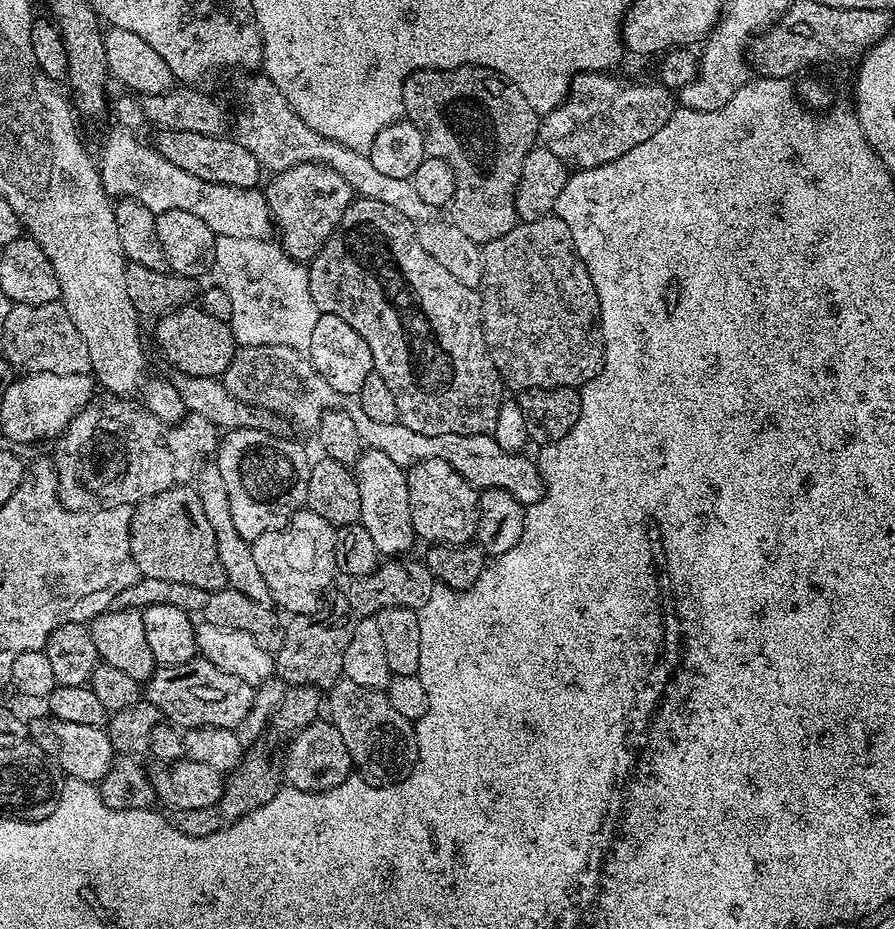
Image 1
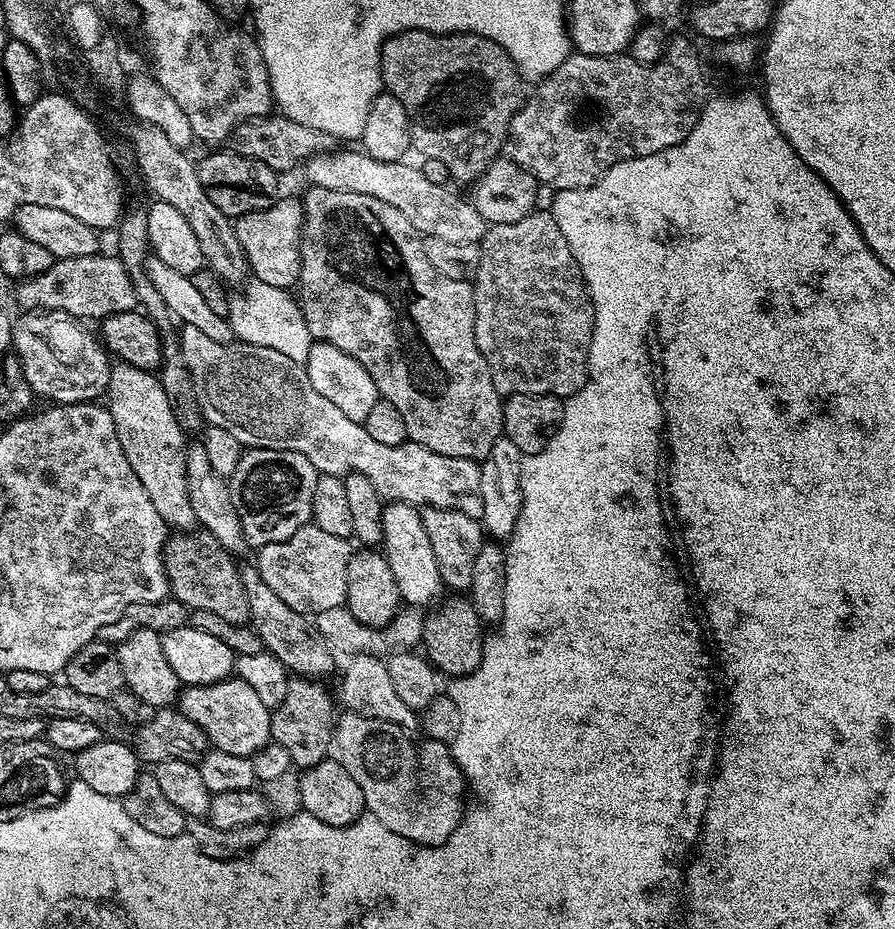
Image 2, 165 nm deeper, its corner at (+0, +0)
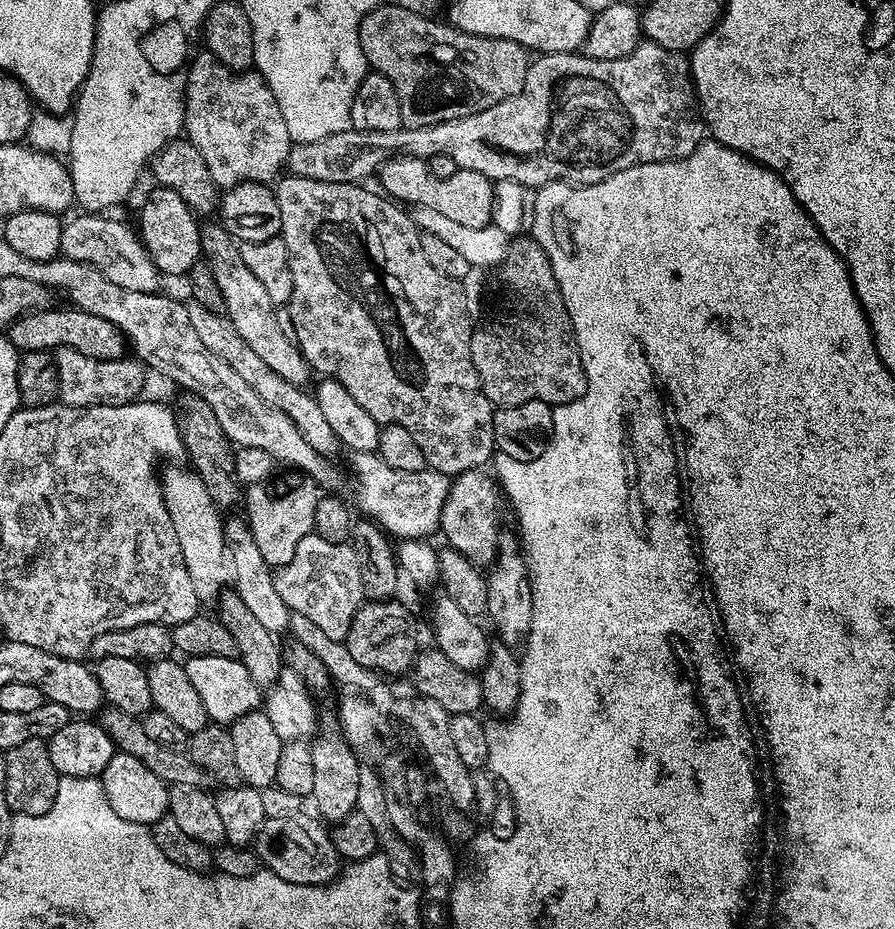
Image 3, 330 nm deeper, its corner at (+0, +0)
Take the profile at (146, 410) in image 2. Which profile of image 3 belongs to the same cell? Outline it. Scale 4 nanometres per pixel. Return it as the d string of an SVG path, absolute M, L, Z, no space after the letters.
M168 468L165 472L163 469L159 477L160 489L170 522L174 522L174 534L178 534L178 546L182 546L182 562L186 562L194 594L198 594L201 602L215 601L230 580L228 545L224 539L225 523L220 518L221 509L213 504L206 486L202 486L202 478L184 468Z

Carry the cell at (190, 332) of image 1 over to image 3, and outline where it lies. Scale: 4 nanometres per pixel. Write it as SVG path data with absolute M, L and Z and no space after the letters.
M49 306L39 312L28 312L19 316L12 327L7 329L8 339L21 353L73 348L78 350L78 354L86 354L99 360L119 360L125 355L126 341L114 322L106 322L106 318L98 318L96 314L86 314L80 308L63 307Z

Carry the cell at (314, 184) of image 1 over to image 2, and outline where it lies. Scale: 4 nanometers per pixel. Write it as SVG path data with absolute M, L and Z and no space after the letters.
M276 199L266 210L235 217L234 223L251 275L266 282L266 286L291 289L300 278L300 227L304 224L304 206L299 199L284 199Z

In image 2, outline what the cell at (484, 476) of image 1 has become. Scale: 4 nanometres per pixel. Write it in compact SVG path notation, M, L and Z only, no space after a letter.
M189 324L183 325L179 333L182 358L192 375L194 400L203 419L207 423L209 420L213 429L221 428L229 434L234 434L234 438L238 438L238 442L245 449L294 450L298 454L306 454L317 473L343 478L350 472L357 472L370 478L370 482L374 482L374 490L378 490L378 494L385 501L430 508L449 508L455 512L466 513L472 520L480 520L482 498L480 464L477 461L450 458L446 454L426 450L426 446L411 442L398 446L382 446L382 442L374 442L374 438L366 434L363 424L346 418L346 414L342 414L342 410L338 410L334 402L322 398L322 394L318 394L318 390L310 386L303 364L295 364L290 358L286 358L286 354L270 350L270 346L254 346L243 342L214 342L206 338L202 330Z

